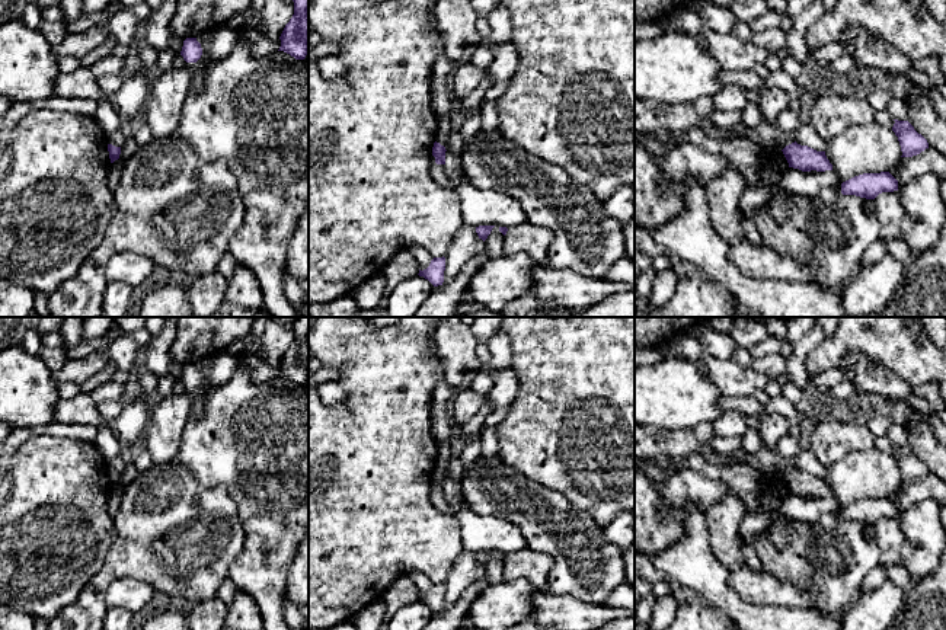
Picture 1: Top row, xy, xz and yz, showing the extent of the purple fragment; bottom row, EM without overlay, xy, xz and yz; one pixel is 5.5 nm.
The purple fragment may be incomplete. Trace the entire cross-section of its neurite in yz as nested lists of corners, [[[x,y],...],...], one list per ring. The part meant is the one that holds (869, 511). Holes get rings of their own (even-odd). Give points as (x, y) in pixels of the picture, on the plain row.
[[[889,498],[863,499],[841,509],[843,521],[875,525],[882,518],[898,517],[898,506]]]

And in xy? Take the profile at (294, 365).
[[[298,317],[294,323],[294,340],[285,351],[279,365],[284,377],[295,386],[309,380],[309,317]]]

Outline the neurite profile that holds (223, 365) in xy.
[[[220,352],[214,356],[211,364],[211,372],[208,377],[208,387],[204,390],[201,397],[196,397],[192,403],[188,420],[196,420],[204,415],[204,397],[215,387],[226,384],[236,368],[239,367],[239,361],[234,355]]]

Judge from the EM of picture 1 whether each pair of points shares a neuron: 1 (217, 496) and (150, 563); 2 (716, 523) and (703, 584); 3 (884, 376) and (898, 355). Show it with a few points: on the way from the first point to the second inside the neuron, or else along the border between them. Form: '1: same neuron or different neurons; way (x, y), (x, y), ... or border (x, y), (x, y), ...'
1: same neuron; way (208, 515), (191, 534), (175, 539), (169, 544)
2: different neurons; border (703, 514), (708, 544), (731, 571)
3: different neurons; border (857, 352), (891, 368), (913, 386)

